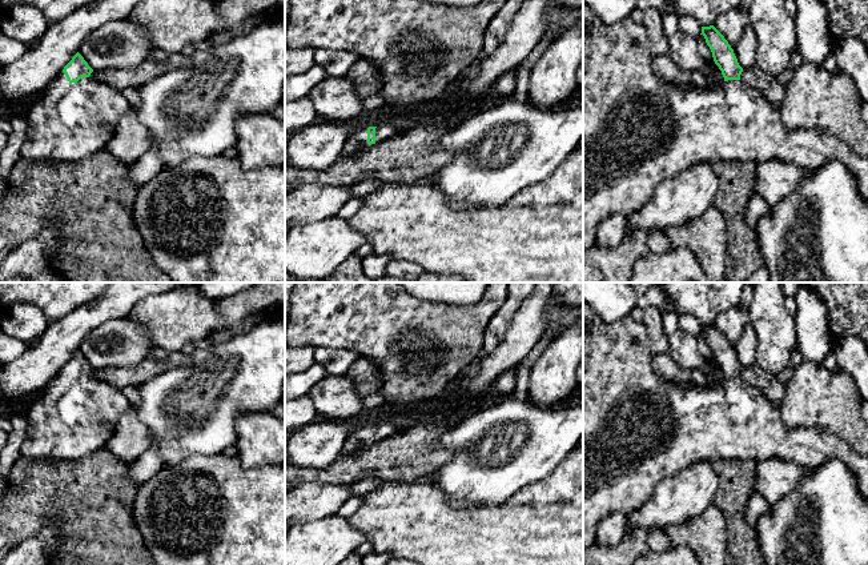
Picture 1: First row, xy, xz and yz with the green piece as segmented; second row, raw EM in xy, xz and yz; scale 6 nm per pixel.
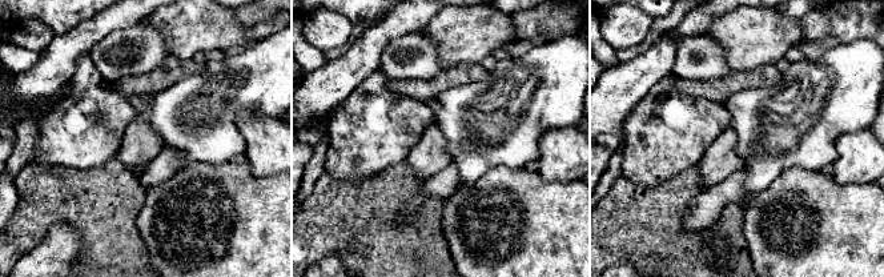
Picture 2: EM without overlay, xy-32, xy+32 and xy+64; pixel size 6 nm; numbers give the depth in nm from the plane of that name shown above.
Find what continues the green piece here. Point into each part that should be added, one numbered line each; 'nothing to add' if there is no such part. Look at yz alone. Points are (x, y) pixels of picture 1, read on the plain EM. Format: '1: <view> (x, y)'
1: yz (639, 429)

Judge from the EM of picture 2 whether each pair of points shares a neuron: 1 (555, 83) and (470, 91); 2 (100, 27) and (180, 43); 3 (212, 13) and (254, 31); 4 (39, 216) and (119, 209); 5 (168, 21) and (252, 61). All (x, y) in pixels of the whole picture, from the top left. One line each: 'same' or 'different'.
1: same
2: different
3: same
4: same
5: different

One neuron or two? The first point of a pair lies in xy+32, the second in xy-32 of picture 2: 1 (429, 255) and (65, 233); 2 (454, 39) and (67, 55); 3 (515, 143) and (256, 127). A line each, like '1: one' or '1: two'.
1: two
2: two
3: two

